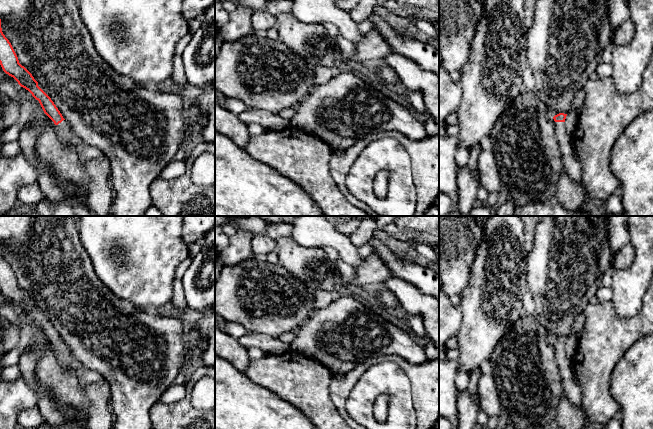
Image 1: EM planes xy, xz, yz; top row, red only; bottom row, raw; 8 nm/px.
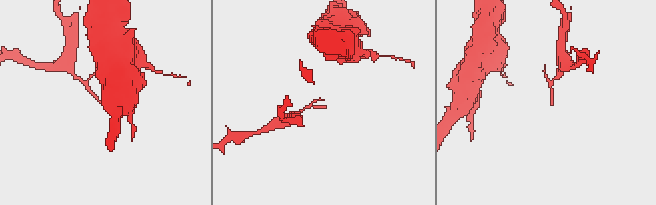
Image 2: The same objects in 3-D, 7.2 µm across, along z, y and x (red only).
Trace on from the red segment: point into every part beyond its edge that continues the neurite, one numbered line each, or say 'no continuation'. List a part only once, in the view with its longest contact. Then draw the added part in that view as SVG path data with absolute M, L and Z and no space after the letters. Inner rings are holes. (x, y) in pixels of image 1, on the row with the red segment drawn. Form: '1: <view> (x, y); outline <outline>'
1: yz (571, 164); outline M555 122L556 138L562 153L563 169L570 178L578 183L583 182L583 168L576 150L571 142L571 136L566 132L565 122Z

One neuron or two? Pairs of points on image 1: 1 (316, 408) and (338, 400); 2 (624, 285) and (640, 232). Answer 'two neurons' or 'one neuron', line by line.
1: two neurons
2: one neuron

